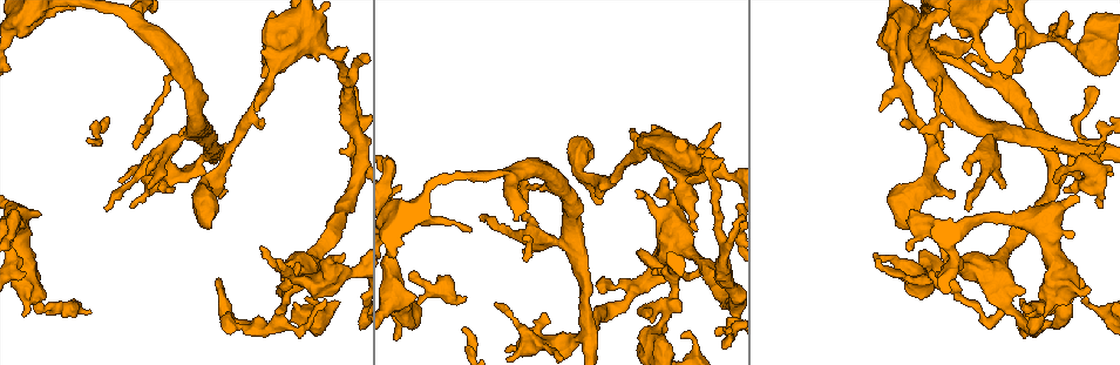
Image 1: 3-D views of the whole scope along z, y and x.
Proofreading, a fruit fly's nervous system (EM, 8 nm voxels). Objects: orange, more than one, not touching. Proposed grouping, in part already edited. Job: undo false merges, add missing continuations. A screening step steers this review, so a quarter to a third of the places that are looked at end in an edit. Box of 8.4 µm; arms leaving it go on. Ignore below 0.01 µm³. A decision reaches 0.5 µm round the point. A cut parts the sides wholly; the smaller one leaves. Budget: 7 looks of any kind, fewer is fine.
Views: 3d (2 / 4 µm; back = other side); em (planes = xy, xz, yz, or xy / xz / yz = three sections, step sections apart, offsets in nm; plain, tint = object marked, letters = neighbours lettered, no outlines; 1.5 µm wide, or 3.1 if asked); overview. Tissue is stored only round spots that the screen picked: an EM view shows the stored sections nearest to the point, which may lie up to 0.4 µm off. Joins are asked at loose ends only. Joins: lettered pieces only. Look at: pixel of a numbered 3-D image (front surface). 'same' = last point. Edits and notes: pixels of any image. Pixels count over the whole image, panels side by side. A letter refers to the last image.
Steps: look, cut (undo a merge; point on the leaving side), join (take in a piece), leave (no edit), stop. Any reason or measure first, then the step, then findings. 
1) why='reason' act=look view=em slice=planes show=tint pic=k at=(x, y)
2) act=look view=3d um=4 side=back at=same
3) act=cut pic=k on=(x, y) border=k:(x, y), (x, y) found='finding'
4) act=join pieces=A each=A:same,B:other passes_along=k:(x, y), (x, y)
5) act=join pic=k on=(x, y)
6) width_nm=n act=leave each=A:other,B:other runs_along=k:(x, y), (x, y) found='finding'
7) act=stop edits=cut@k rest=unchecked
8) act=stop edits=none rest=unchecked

why='sharp bend' act=look view=em slice=planes show=plain pic=1 at=(505, 174)

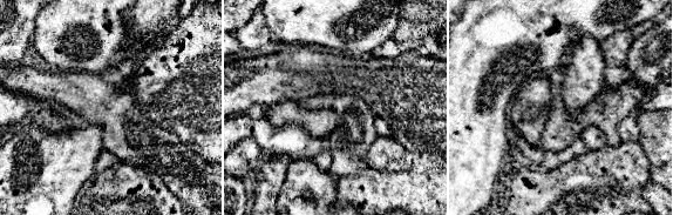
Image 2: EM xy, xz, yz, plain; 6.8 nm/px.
why='where the object lies' act=look view=em slice=planes show=tint at=same

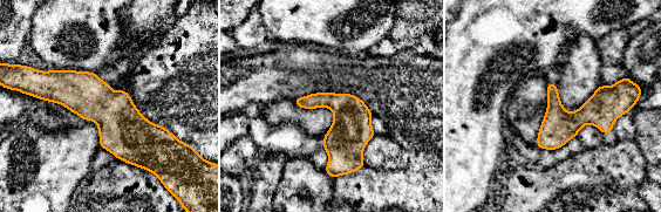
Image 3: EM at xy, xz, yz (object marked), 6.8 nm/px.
why='see the neighbours' act=look view=em slice=planes show=letters at=same

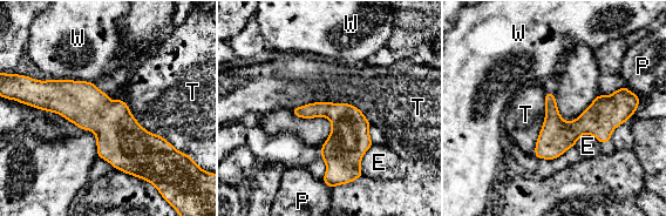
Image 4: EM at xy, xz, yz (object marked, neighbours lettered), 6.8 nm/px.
longest_contact=T:550nm act=leave each=E:other,P:other,T:other,W:other border=4:(291, 108), (348, 102), (371, 125) found='one neuron here'

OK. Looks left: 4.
why='branch stops here' act=look view=3d um=2 pic=1 at=(1002, 189)

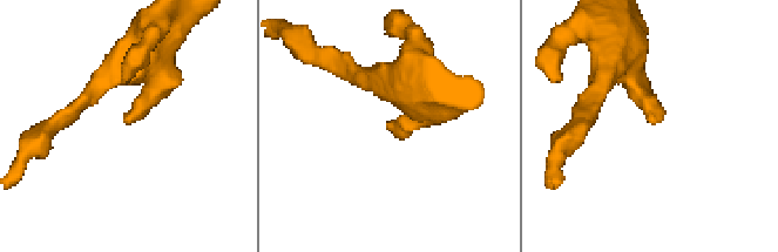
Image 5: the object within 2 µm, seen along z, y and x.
why='need the tissue' act=look view=em slice=planes show=letters pic=5 at=(651, 117)

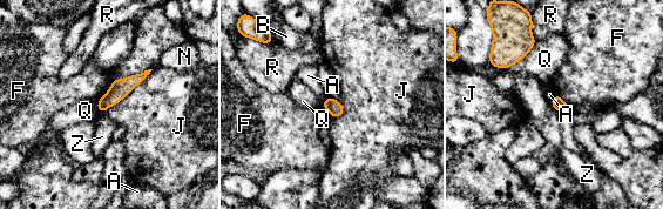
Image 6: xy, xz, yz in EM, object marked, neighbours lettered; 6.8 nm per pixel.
act=leave each=A:other,B:other,F:other,J:other,N:other,Q:other,R:other,Z:other border=6:(153, 69), (123, 98), (105, 110) found='none of them fits'

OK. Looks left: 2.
act=look view=em slice=planes show=plain pic=1 at=(586, 337)

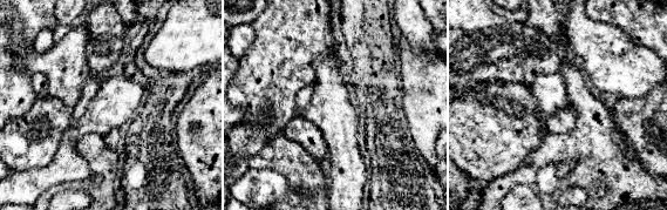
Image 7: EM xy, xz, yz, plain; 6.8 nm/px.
why='what lies round it' act=look view=em slice=planes show=letters at=same

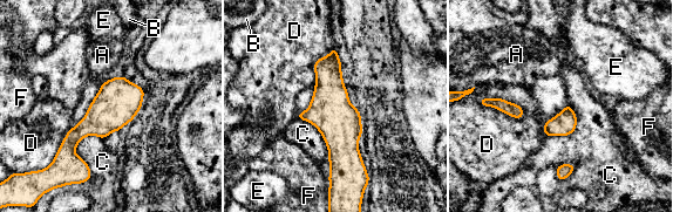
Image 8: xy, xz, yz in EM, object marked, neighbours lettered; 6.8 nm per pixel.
act=leave each=A:other,B:other,C:other,D:other,E:other,F:other runs_along=8:(333, 54), (338, 171), (332, 177) found='one neuron here'

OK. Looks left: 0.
act=stop edits=none rest=unchecked

